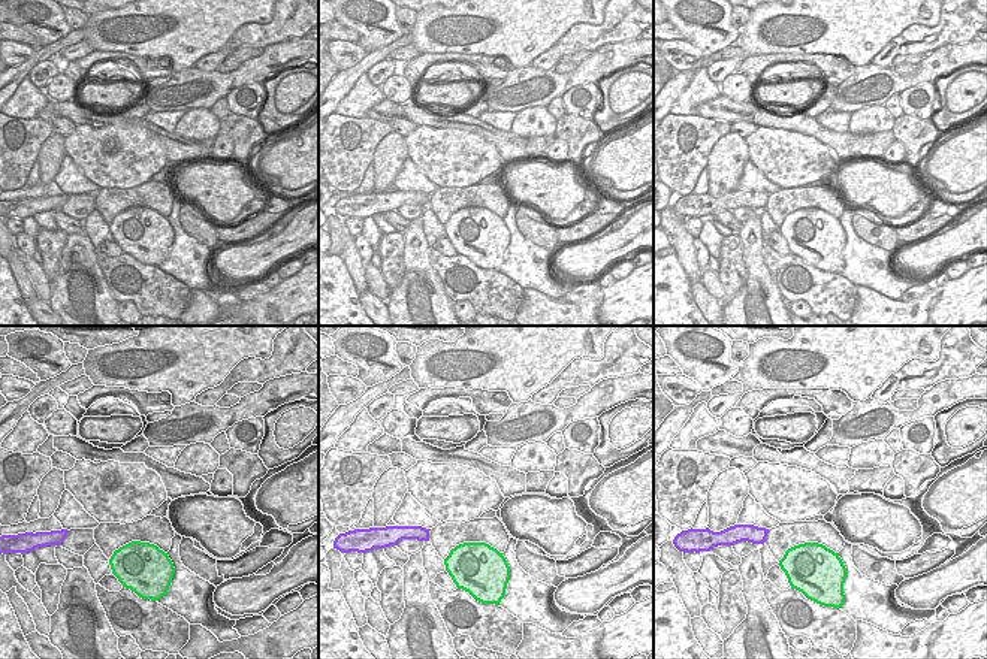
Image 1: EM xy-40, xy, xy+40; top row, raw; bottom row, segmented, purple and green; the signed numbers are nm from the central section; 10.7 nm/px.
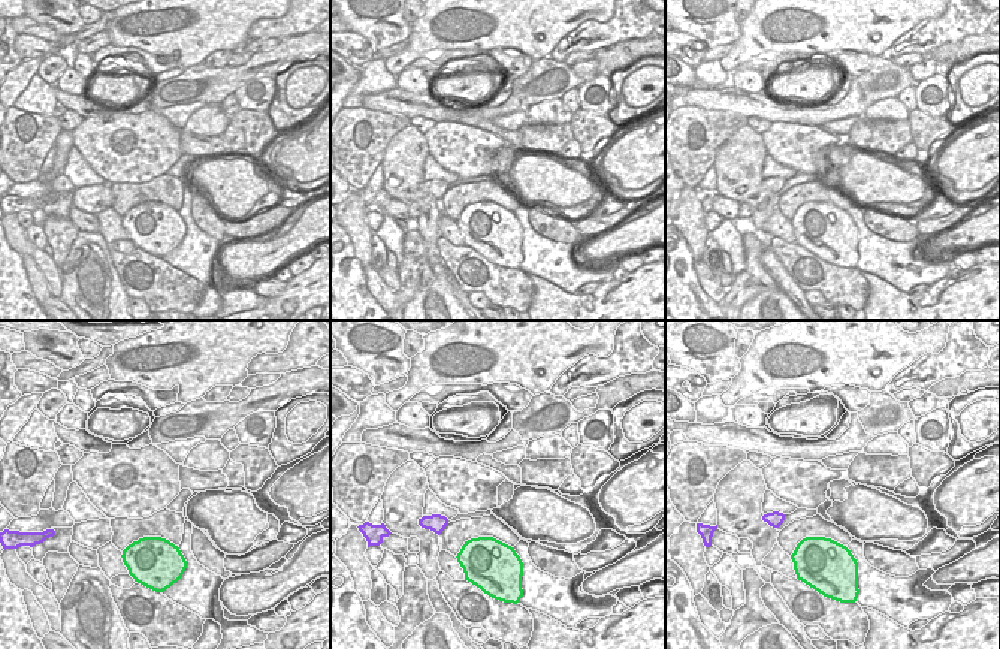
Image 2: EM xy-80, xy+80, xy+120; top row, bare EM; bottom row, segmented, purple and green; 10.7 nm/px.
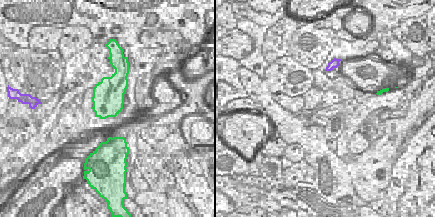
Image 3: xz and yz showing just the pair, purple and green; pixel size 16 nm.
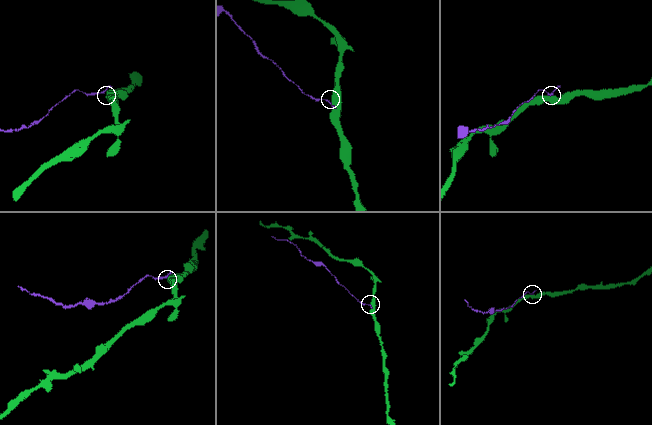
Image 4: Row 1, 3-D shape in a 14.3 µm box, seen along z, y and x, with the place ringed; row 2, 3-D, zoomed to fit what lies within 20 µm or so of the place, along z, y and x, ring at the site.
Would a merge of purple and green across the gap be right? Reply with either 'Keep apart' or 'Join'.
Keep apart

